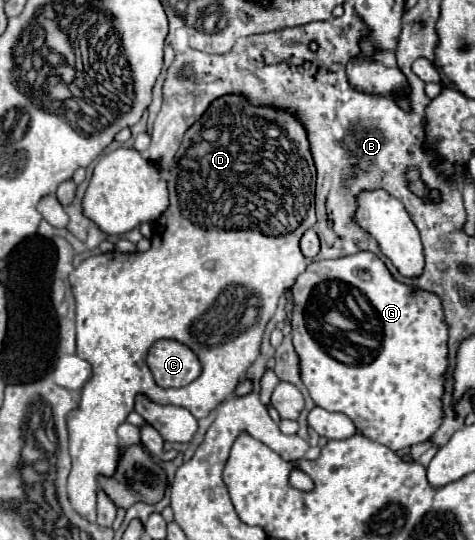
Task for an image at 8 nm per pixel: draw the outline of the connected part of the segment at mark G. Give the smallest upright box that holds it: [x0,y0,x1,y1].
[291,251,449,451]

